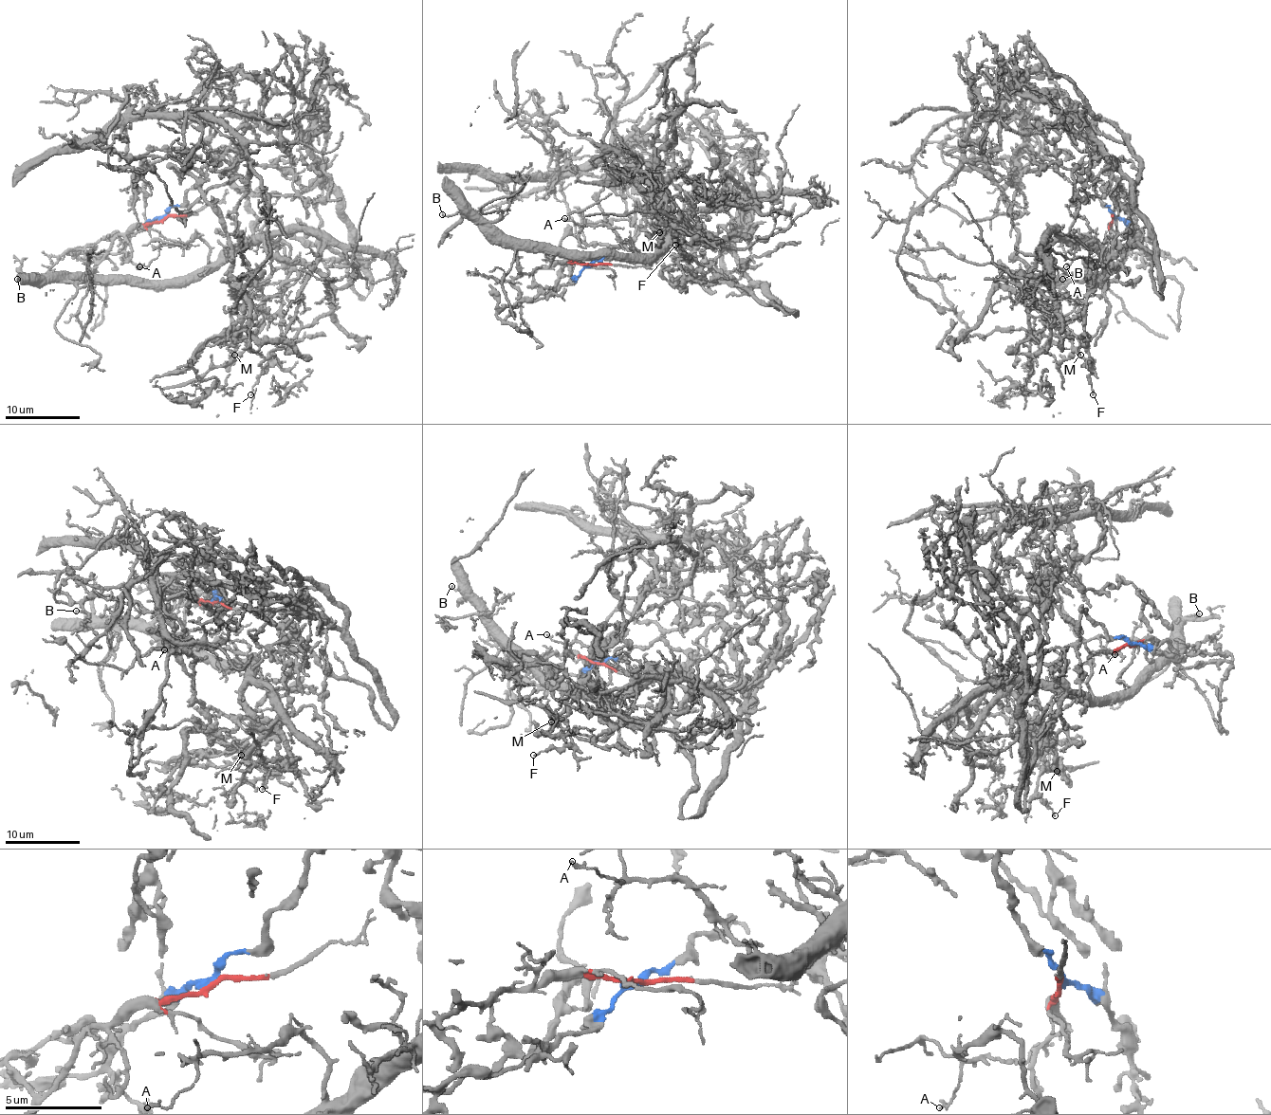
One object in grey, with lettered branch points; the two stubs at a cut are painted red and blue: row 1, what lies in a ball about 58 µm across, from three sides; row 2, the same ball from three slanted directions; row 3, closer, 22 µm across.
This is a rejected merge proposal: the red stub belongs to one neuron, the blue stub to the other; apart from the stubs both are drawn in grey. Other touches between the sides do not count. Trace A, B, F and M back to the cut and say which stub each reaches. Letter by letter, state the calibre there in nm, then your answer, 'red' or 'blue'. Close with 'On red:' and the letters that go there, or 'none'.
A: 180 nm thick; red
B: 150 nm thick; red
F: 120 nm thick; blue
M: 180 nm thick; blue
On red: A, B

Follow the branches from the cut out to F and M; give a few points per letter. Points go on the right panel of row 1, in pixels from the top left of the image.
F: (1113, 218), (1088, 171), (1103, 154), (1133, 216), (1124, 257), (1101, 293), (1077, 297), (1063, 326), (1094, 394)
M: (1113, 218), (1088, 171), (1103, 154), (1133, 216), (1124, 257), (1101, 293), (1044, 308), (1080, 355)

